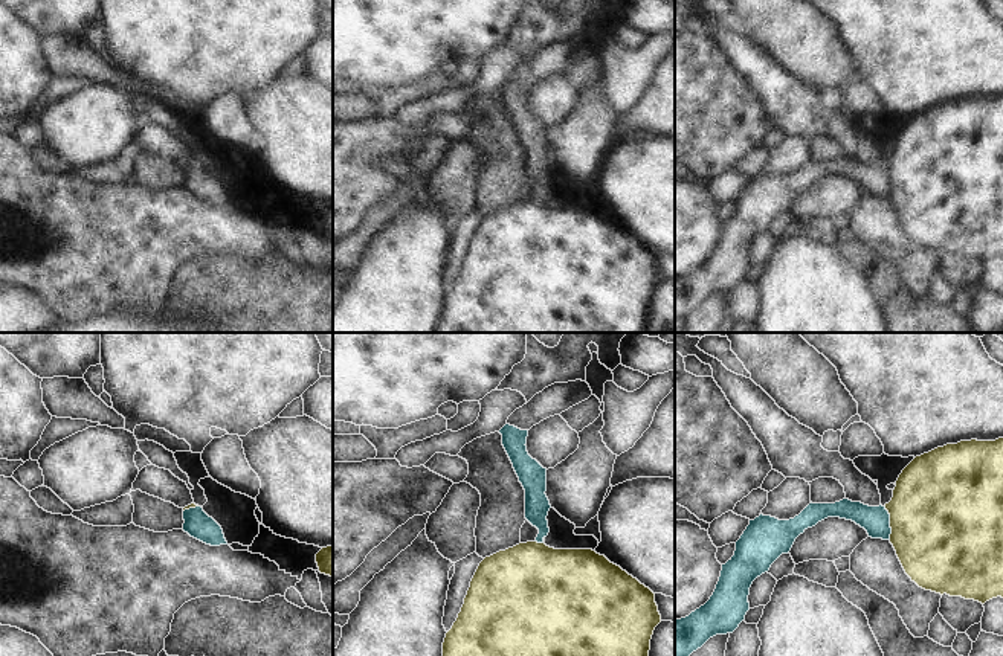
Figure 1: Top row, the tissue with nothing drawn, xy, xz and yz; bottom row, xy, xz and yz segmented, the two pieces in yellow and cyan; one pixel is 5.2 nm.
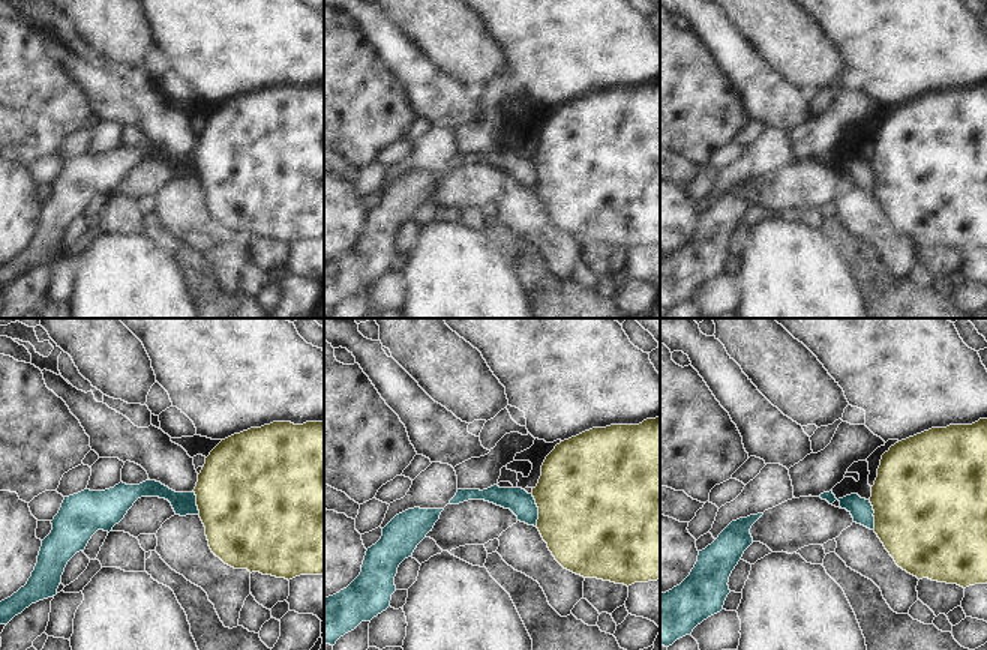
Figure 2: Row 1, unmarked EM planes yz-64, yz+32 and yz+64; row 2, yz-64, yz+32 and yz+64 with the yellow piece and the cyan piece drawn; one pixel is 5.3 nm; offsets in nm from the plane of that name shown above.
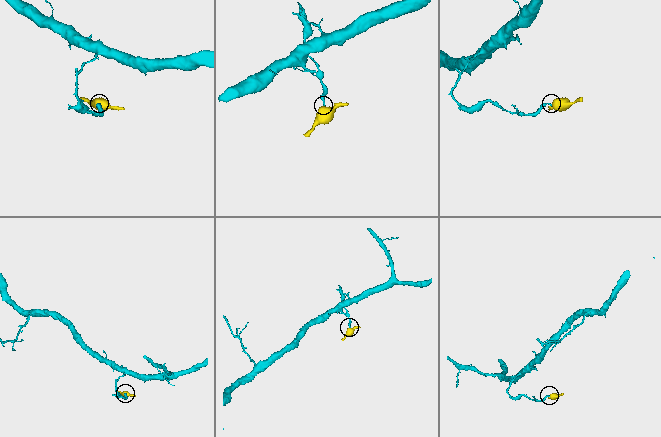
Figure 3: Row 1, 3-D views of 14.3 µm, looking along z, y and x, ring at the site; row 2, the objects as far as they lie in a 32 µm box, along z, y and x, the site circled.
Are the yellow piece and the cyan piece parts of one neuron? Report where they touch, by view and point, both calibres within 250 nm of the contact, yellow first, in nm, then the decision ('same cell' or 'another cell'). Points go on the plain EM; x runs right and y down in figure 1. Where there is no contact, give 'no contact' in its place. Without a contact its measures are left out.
meets yellow in yz at (890, 180); 500 nm thick on the yellow side, 150 nm on the other; another cell

